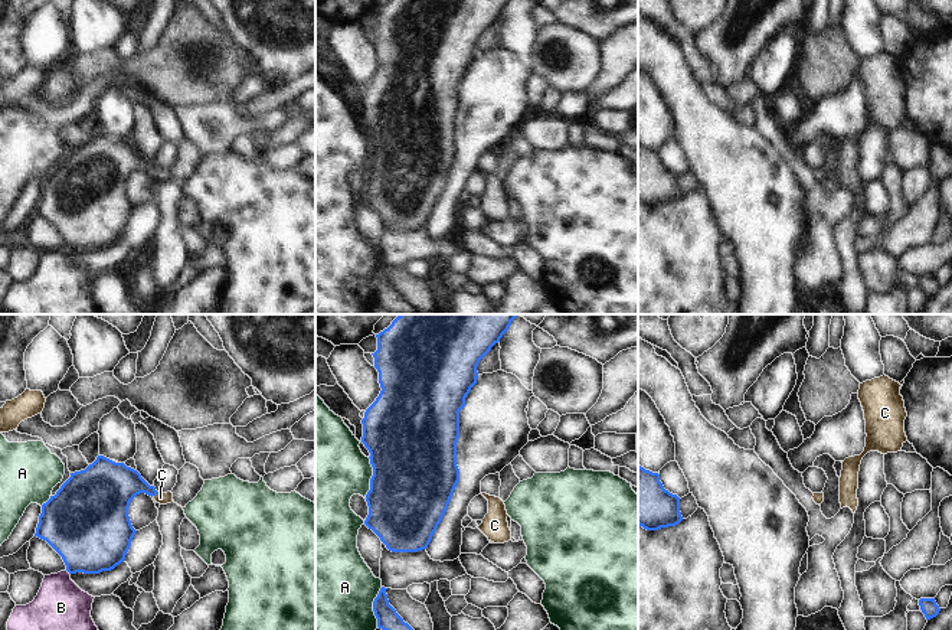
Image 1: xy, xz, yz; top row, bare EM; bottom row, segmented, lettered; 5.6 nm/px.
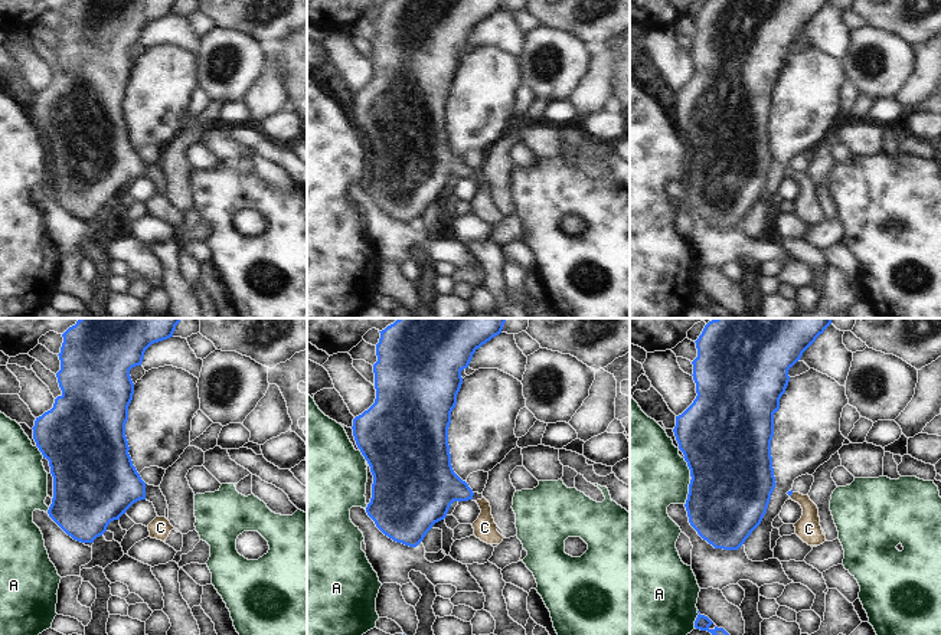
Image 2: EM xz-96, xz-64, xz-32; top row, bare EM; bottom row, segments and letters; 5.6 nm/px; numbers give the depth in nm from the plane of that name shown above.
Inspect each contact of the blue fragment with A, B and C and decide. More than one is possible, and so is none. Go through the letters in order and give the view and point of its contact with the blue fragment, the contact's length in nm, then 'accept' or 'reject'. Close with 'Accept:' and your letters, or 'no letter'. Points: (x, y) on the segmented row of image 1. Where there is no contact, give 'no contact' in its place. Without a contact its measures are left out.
A: contact xz (372, 477); length 240 nm; reject
B: contact xy (68, 571); length 40 nm; reject
C: contact xy (156, 493); length 40 nm; accept
Accept: C

